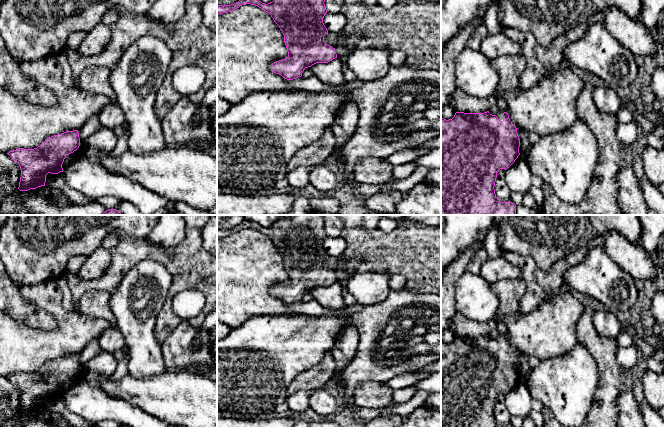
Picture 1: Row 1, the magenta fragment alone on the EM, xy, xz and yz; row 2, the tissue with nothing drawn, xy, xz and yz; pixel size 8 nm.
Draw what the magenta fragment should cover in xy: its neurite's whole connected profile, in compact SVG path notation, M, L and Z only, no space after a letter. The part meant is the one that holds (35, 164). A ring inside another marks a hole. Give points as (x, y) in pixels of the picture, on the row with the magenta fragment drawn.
M73 130L51 136L37 148L20 148L7 153L21 169L18 189L28 191L45 186L46 175L63 172L64 159L79 146L79 132Z

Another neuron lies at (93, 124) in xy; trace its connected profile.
M93 115L86 121L86 123L82 126L82 128L78 130L80 138L80 146L76 151L66 156L62 164L63 170L68 168L73 162L73 160L82 154L86 140L101 127L102 124L100 123L98 116Z

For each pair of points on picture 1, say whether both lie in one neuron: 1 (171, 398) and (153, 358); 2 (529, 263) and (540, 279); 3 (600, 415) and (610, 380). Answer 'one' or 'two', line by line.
1: two
2: one
3: one

